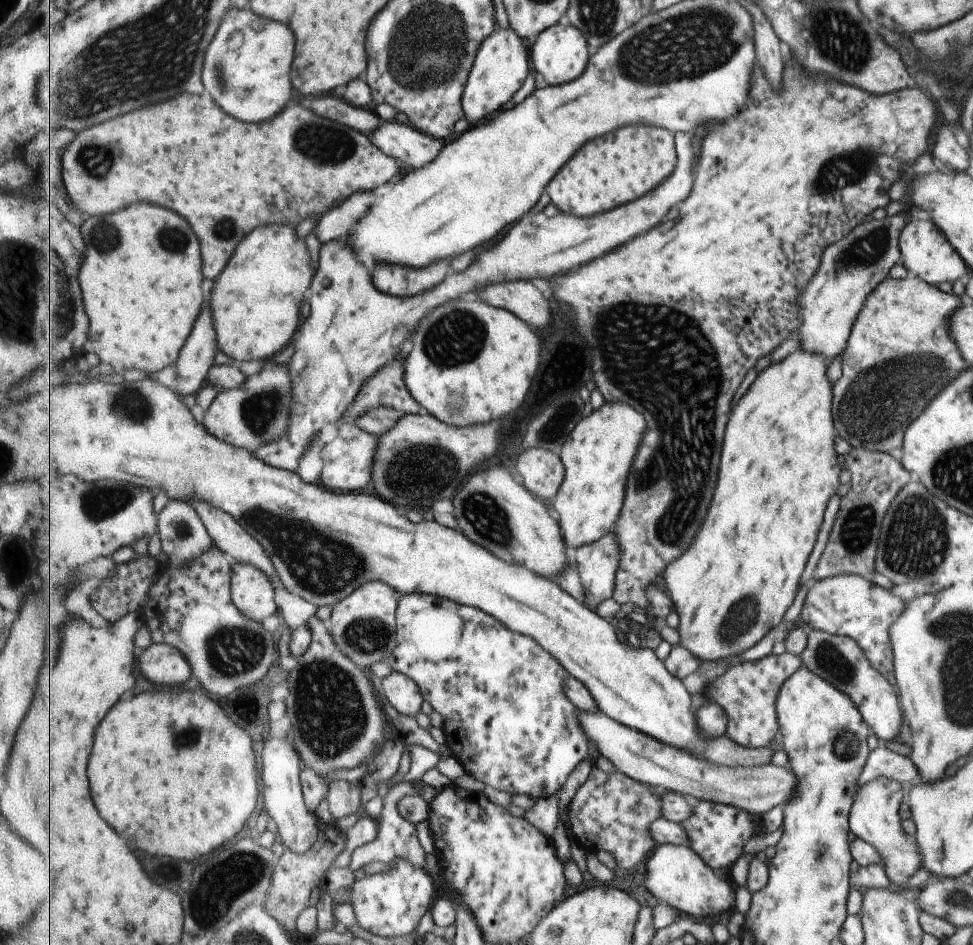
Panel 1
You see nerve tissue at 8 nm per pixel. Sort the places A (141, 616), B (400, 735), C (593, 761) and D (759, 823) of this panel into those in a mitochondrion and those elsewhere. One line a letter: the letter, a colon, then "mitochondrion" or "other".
A: other
B: other
C: other
D: other

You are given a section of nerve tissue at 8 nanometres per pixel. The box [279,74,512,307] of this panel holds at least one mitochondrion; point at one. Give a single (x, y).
(328, 144)

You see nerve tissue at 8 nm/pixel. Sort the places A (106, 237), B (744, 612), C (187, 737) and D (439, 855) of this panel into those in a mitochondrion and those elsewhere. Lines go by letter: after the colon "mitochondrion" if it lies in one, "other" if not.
A: mitochondrion
B: mitochondrion
C: mitochondrion
D: other

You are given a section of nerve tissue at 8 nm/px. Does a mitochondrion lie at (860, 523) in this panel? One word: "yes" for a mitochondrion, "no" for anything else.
yes

